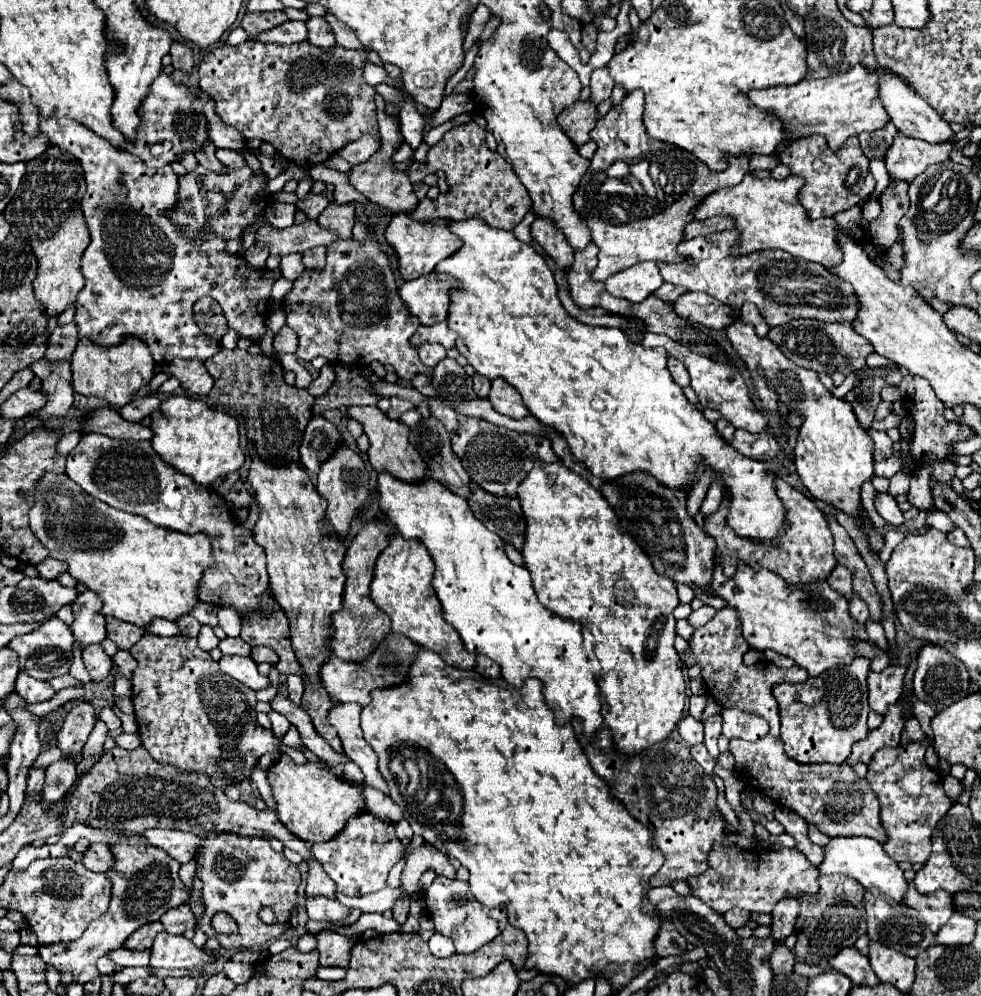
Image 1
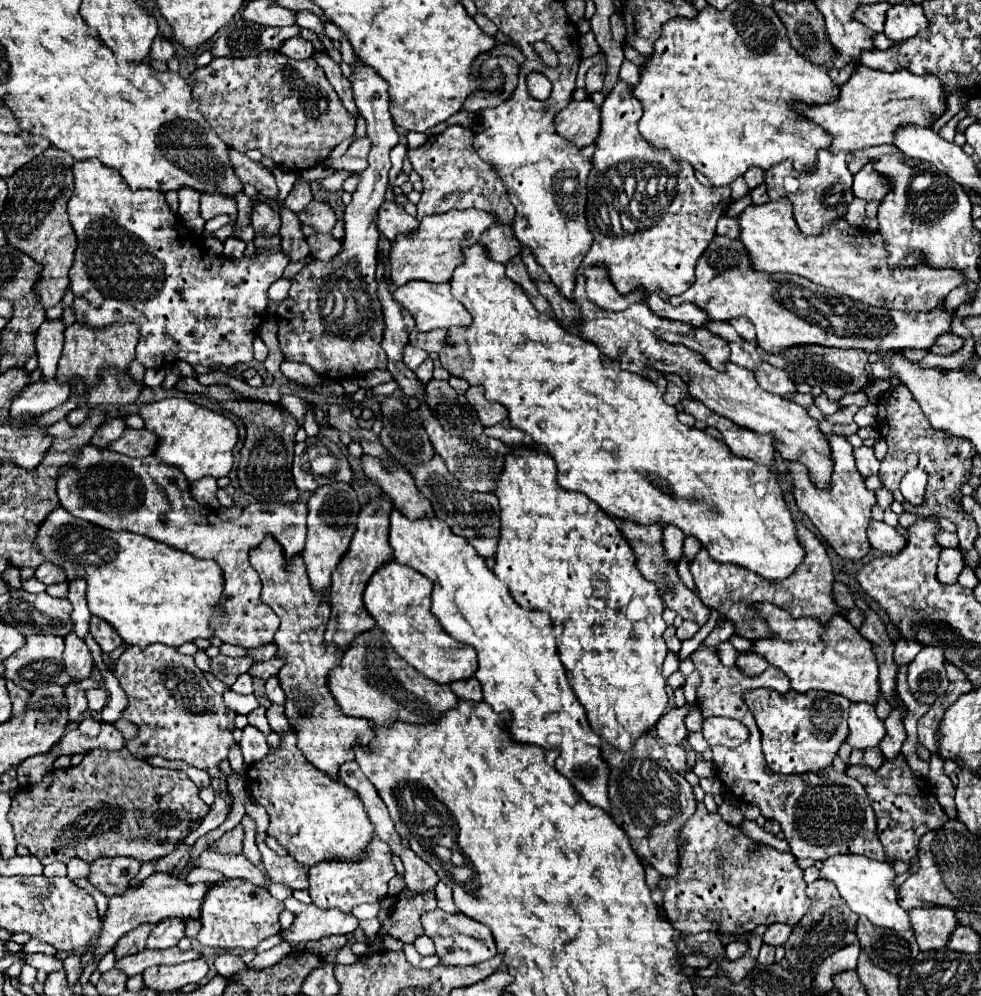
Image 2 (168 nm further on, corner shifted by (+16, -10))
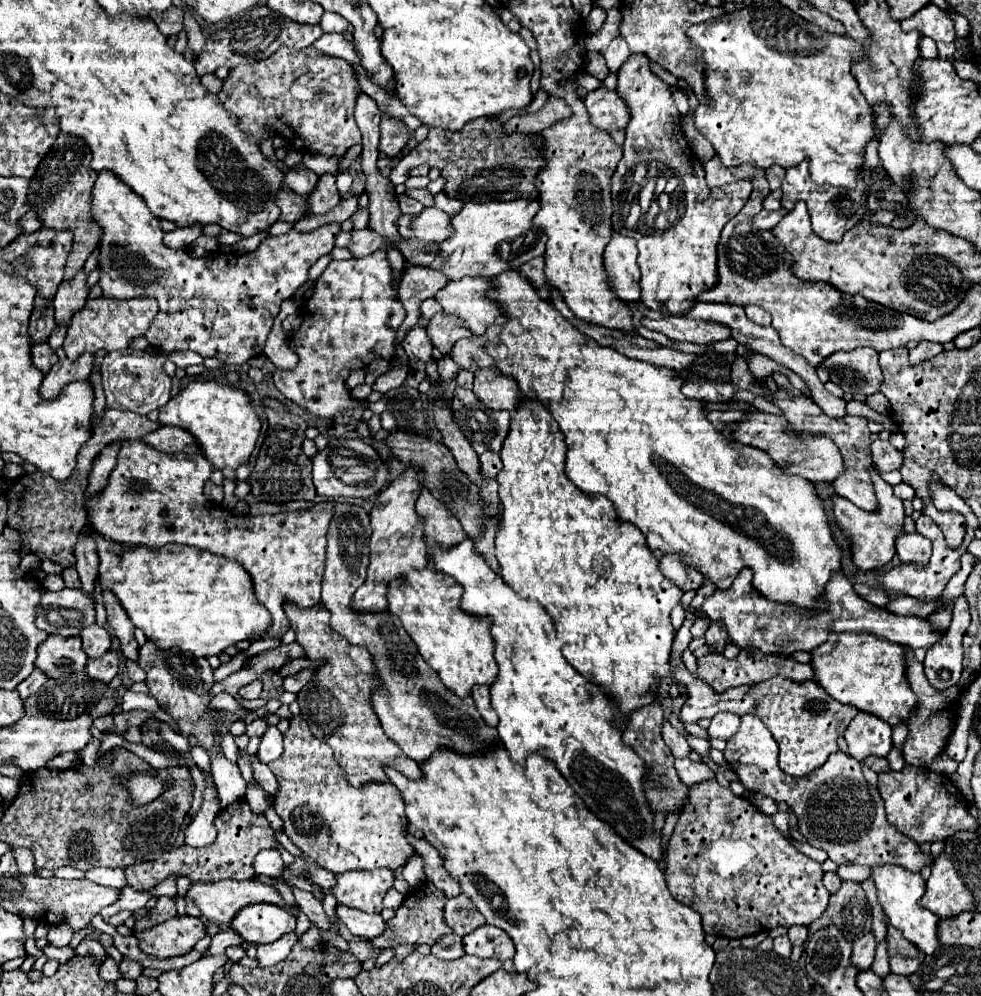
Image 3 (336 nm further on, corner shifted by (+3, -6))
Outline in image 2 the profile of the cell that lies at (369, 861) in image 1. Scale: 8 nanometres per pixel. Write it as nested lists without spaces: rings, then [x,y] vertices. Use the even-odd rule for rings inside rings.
[[[378,836],[372,838],[368,852],[358,862],[340,862],[340,860],[326,860],[324,864],[316,864],[316,868],[308,870],[310,880],[310,896],[312,902],[320,908],[340,908],[344,912],[352,912],[354,906],[364,902],[378,902],[386,896],[388,882],[396,876],[392,864],[392,850],[386,842]]]

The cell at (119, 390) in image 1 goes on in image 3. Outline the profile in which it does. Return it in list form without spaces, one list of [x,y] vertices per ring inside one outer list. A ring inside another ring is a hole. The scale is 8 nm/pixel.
[[[97,298],[97,300],[87,300],[85,308],[79,310],[67,330],[65,342],[63,342],[63,350],[67,354],[69,360],[77,360],[83,352],[113,352],[113,350],[125,350],[131,346],[131,342],[139,336],[143,336],[153,318],[157,316],[159,308],[157,308],[157,300],[153,298],[133,298],[133,300],[111,300],[111,298]]]

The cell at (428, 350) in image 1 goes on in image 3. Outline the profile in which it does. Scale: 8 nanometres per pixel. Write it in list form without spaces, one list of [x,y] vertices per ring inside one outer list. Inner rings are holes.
[[[415,326],[403,340],[403,348],[409,356],[409,366],[413,370],[425,370],[425,366],[433,360],[431,352],[433,352],[433,342],[429,340],[429,336],[425,334],[423,326]]]

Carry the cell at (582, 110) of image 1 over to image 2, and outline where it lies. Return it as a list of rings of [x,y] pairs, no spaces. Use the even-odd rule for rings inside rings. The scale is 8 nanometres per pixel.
[[[572,100],[564,110],[558,112],[556,116],[556,132],[560,136],[566,136],[566,140],[572,140],[578,148],[584,148],[588,144],[592,144],[598,138],[600,132],[600,108],[590,100]]]

